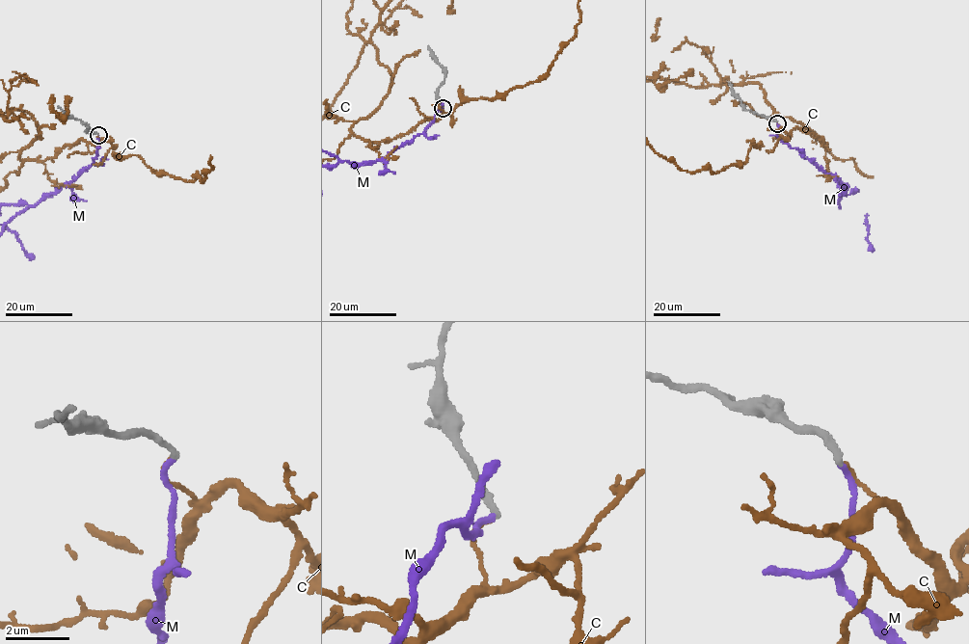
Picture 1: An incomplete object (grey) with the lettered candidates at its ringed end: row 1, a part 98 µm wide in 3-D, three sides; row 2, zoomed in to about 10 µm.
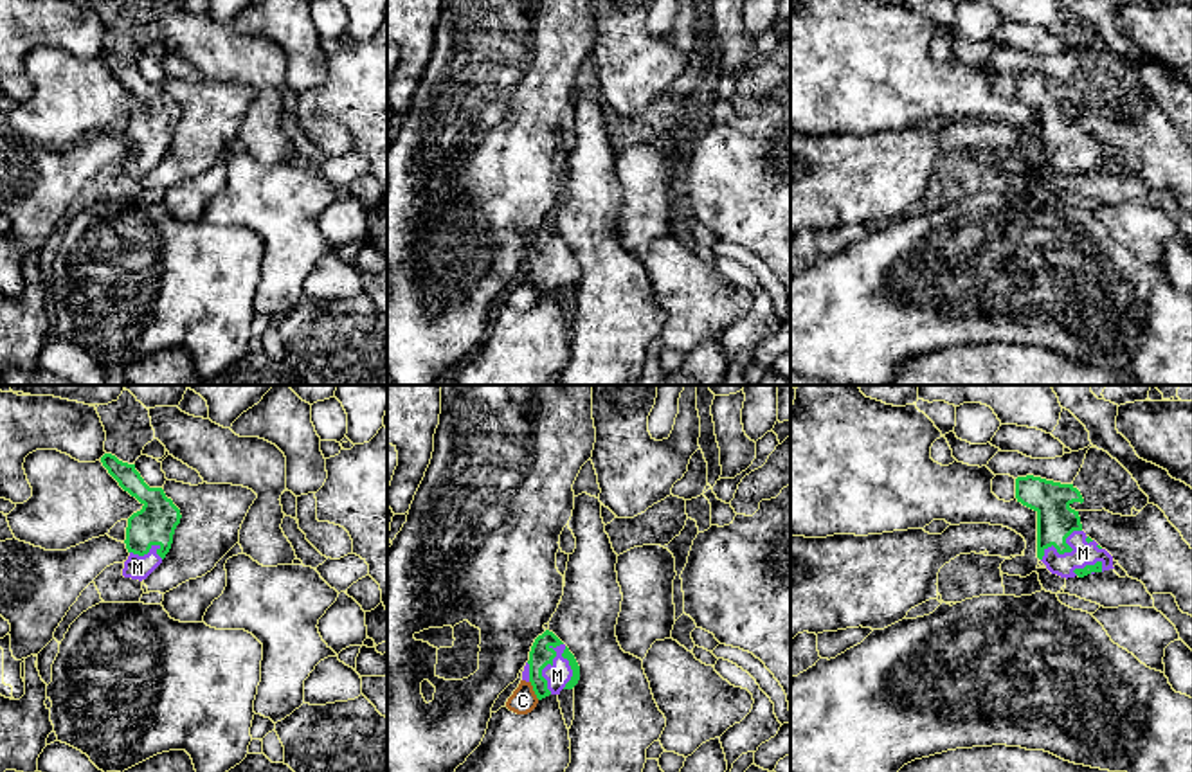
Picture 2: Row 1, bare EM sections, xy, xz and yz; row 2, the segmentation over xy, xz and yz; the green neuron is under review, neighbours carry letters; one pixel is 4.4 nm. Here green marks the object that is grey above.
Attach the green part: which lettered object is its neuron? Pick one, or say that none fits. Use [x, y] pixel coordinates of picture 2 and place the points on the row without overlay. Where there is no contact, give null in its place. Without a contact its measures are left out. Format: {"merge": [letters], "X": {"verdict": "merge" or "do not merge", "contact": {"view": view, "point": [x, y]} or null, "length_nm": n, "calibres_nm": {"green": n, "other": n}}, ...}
{"merge": ["M"], "C": {"verdict": "do not merge", "contact": {"view": "xz", "point": [533, 287]}, "length_nm": 100, "calibres_nm": {"green": 100, "other": 120}}, "M": {"verdict": "merge", "contact": {"view": "xz", "point": [544, 263]}, "length_nm": 240, "calibres_nm": {"green": 100, "other": 110}}}

